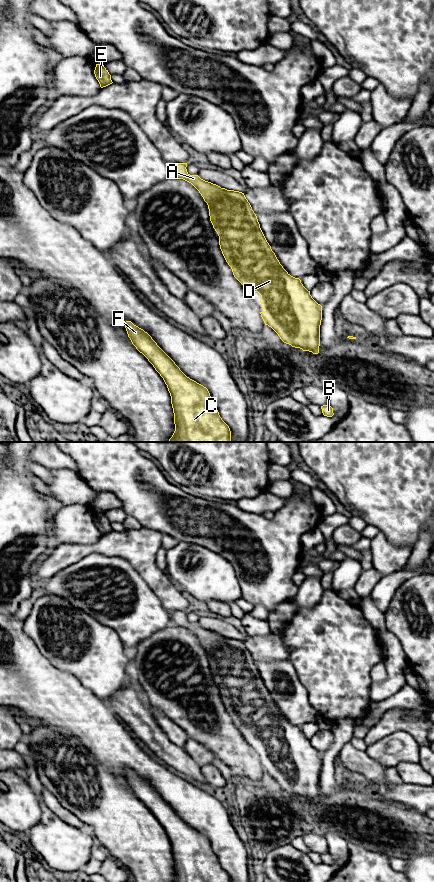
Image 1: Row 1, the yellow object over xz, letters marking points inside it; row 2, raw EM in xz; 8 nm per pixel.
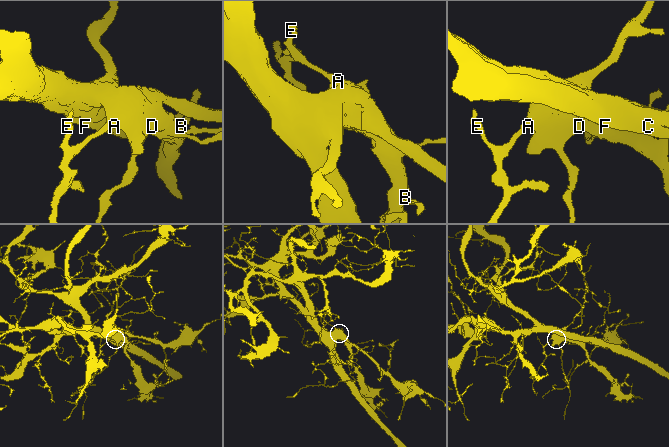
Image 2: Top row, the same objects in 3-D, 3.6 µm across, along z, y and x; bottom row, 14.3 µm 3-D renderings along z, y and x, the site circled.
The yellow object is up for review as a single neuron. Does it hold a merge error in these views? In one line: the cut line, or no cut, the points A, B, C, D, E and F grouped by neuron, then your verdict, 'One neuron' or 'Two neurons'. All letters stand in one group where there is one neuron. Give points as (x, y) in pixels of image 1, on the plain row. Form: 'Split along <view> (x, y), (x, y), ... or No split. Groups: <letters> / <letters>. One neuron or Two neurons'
No split. Groups: A B C D E F. One neuron

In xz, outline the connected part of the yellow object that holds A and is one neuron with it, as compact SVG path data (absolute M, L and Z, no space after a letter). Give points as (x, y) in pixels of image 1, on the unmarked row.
M172 611L171 621L191 631L207 651L210 669L219 684L220 697L234 725L247 737L261 743L260 751L265 759L260 762L265 773L271 775L284 791L318 802L322 754L312 746L301 728L291 724L280 712L244 641L221 636L198 623L190 623L186 615L187 611Z

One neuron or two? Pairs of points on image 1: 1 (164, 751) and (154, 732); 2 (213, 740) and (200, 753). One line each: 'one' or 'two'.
1: one
2: two

